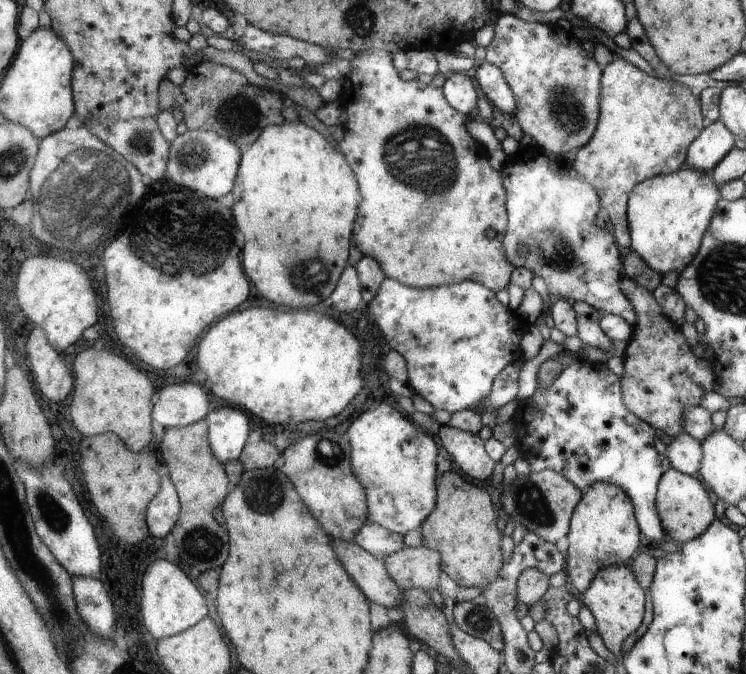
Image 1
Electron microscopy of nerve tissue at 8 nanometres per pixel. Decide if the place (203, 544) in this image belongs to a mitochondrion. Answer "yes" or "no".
yes

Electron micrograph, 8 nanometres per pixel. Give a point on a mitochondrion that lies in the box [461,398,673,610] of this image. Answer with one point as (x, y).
(528, 499)

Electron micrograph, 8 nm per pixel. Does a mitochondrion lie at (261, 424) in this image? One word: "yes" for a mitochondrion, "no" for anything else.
no

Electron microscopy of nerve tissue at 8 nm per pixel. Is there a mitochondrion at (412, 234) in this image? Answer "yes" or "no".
no

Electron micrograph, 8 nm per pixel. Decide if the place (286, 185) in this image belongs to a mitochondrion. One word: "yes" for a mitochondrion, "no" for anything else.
no

